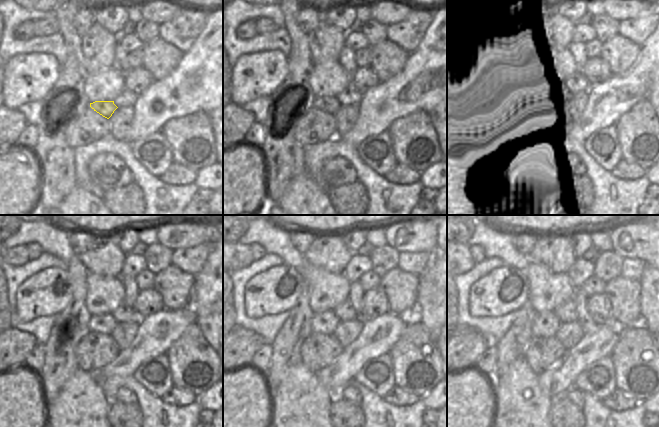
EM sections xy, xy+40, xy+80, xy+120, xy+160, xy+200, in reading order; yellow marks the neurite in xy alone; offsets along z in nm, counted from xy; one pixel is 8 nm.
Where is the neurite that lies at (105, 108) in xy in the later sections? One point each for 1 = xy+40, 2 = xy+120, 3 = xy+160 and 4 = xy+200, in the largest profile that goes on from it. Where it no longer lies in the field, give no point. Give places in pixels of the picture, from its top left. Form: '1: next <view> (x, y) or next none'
1: next xy+40 (327, 103)
2: next xy+120 (105, 323)
3: next xy+160 (326, 322)
4: next xy+200 (546, 324)

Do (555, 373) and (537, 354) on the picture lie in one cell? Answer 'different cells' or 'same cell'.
different cells

